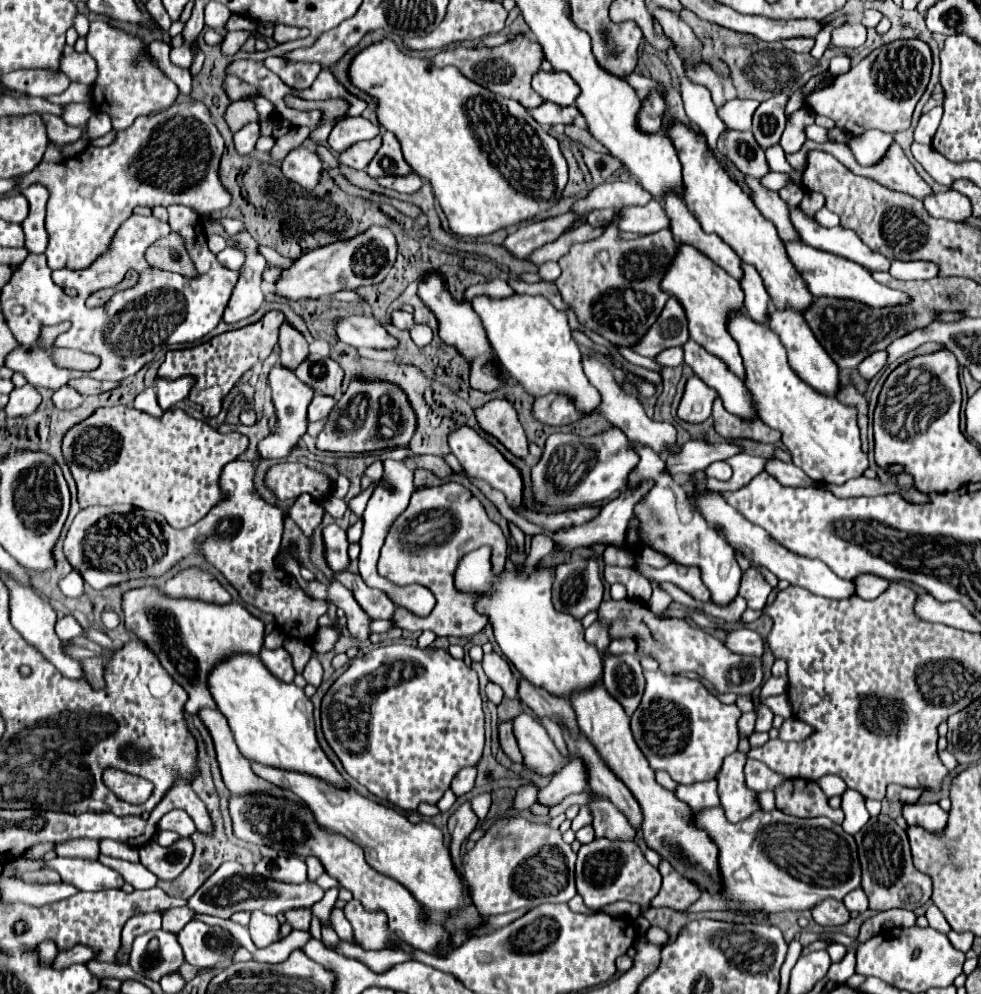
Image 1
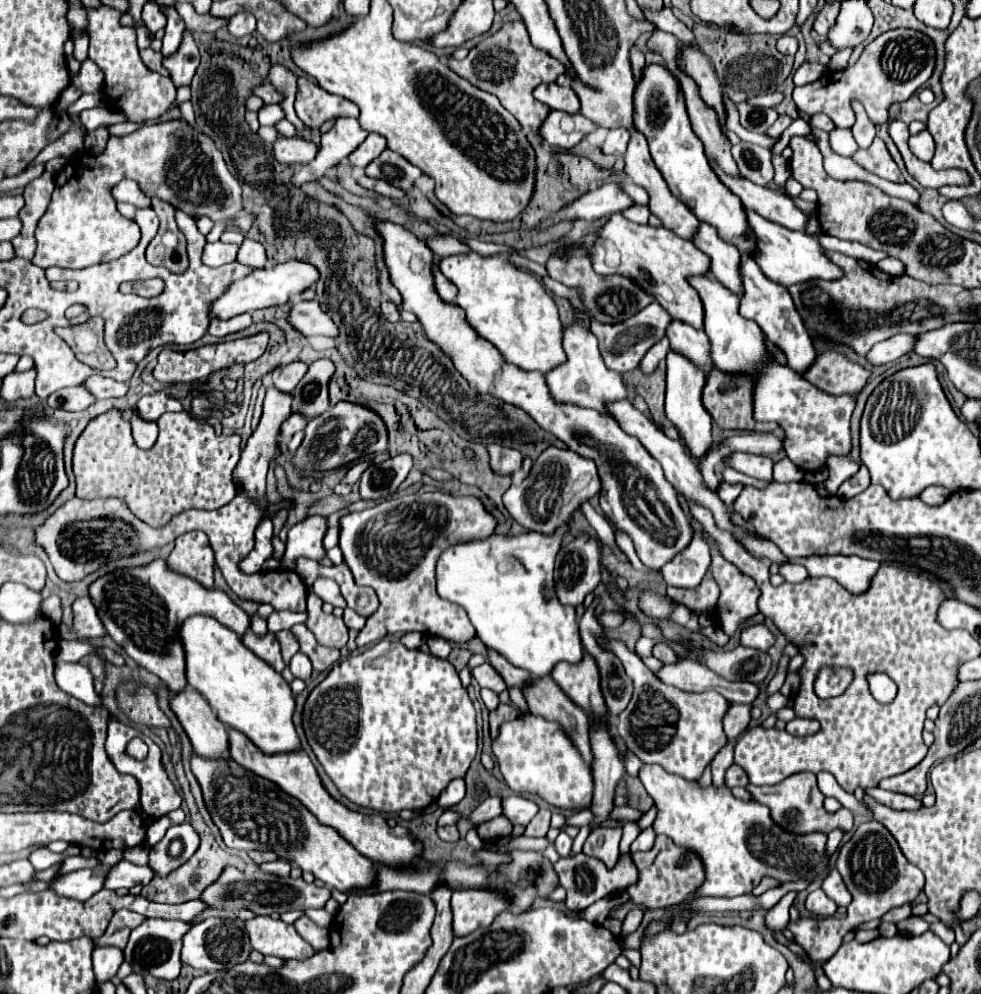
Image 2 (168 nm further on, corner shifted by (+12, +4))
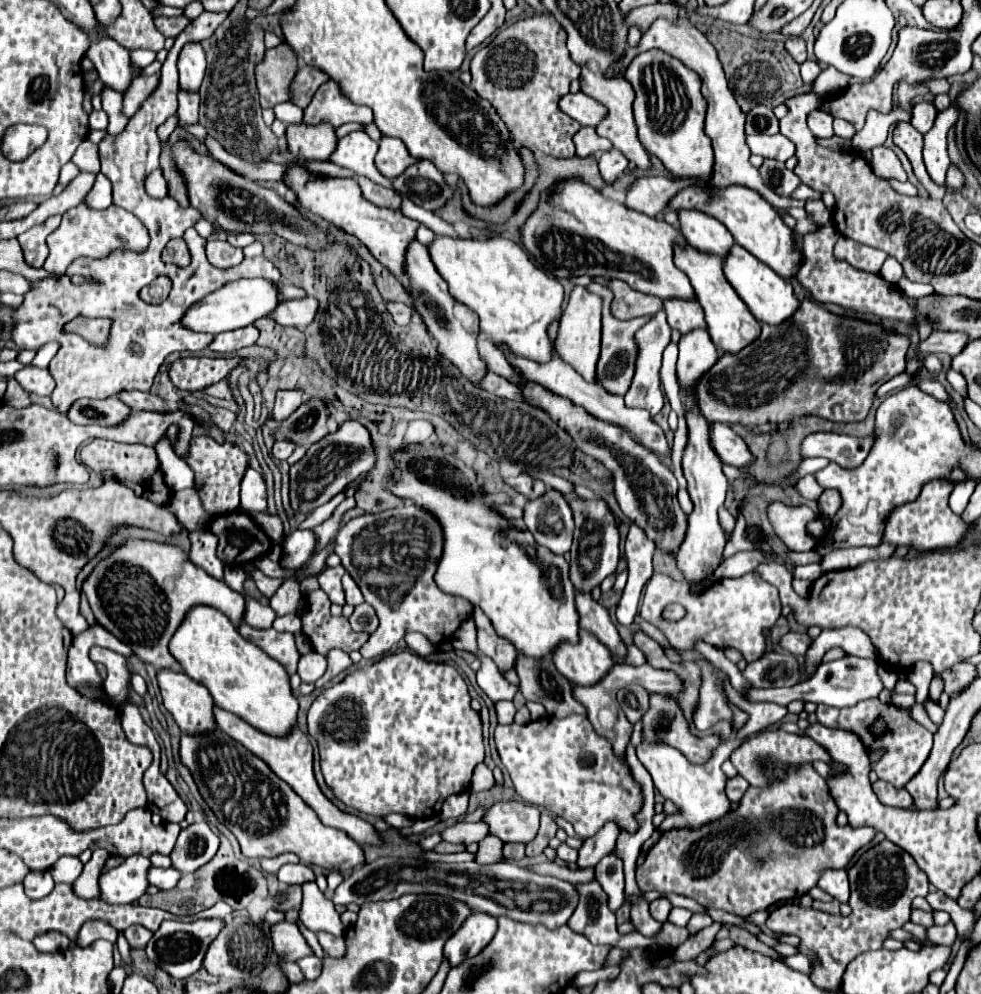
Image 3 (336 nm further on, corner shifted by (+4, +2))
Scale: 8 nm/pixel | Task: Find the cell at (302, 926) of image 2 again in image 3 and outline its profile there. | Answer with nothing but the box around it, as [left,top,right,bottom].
[318,932,346,958]

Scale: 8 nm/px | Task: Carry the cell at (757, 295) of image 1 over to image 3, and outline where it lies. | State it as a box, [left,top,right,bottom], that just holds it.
[678,210,734,258]

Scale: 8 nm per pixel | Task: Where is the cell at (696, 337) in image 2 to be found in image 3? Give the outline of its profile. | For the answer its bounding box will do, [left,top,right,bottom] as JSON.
[664,298,706,334]

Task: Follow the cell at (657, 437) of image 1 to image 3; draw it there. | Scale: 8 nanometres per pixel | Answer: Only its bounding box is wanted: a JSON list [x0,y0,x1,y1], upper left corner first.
[556,286,602,382]

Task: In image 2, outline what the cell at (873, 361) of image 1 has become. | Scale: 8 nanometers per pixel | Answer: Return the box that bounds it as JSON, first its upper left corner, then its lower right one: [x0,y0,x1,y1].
[866,334,914,364]

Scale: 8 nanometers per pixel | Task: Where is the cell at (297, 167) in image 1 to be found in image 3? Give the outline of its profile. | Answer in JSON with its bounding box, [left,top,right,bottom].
[286,122,336,160]

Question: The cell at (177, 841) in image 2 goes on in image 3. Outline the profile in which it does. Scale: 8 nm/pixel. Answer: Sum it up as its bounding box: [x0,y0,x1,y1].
[170,822,220,872]

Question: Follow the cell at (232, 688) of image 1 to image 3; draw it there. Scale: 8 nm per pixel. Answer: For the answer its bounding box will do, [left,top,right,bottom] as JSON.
[170,604,298,736]

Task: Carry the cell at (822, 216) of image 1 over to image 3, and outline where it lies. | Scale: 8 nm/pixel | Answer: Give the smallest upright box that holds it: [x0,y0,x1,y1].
[746,134,795,162]

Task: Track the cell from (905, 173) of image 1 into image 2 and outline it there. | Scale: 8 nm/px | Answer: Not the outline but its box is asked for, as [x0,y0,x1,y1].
[852,138,904,182]

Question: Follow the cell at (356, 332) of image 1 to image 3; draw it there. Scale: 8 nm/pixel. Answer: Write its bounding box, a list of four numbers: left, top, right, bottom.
[272,296,316,326]

